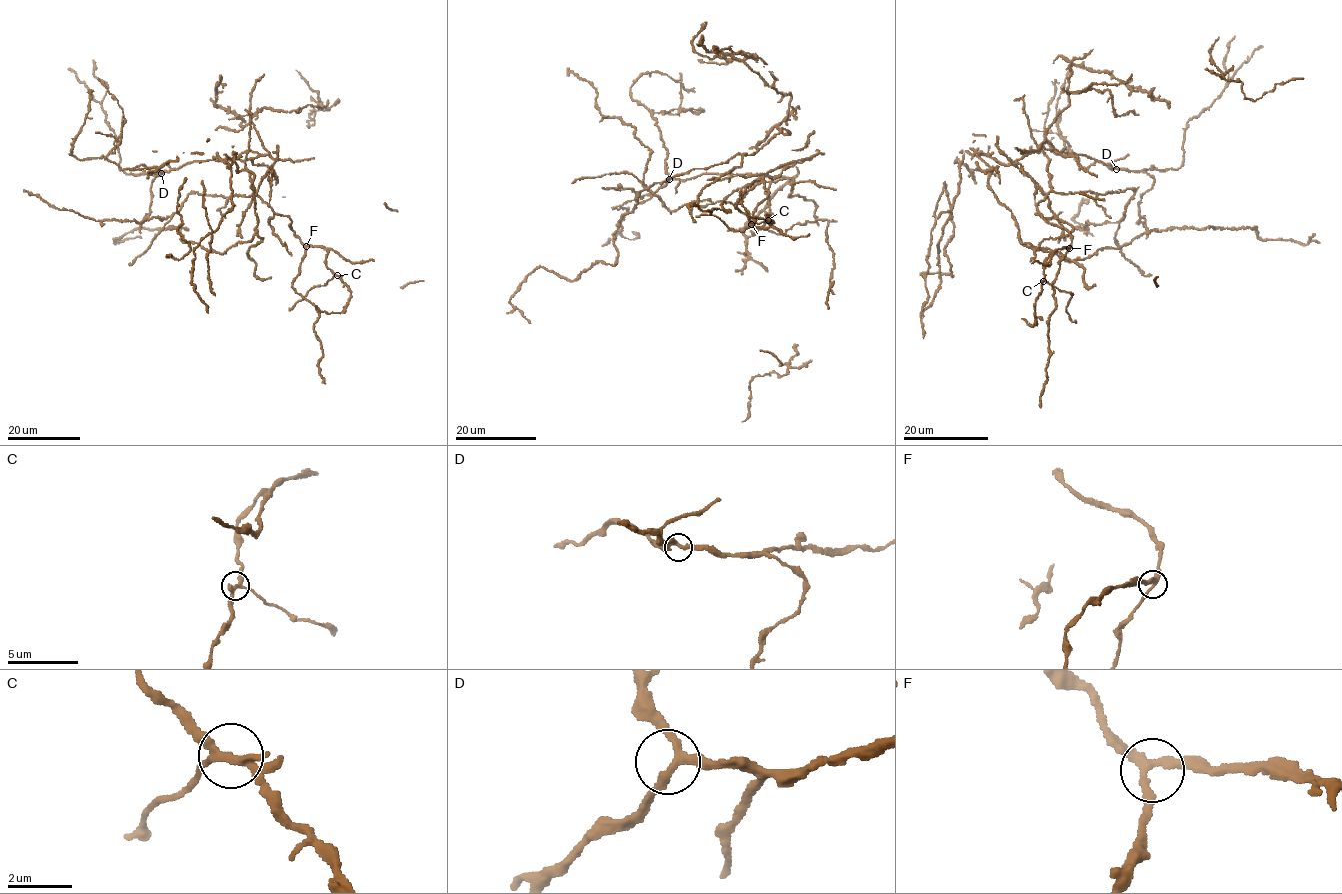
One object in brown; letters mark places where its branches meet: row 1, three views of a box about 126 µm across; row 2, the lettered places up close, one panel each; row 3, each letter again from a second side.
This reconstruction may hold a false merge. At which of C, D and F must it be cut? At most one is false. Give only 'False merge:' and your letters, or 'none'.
False merge: C

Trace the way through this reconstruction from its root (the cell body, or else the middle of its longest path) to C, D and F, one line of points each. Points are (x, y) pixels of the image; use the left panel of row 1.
C: (261, 181), (268, 175), (273, 211), (290, 219), (291, 229), (305, 245), (326, 248), (326, 266), (337, 275)
D: (261, 181), (268, 175), (269, 204), (254, 192), (245, 166), (247, 152), (231, 159), (189, 162), (161, 173)
F: (261, 181), (268, 175), (271, 187), (269, 206), (276, 214), (290, 219), (291, 229), (306, 246)

